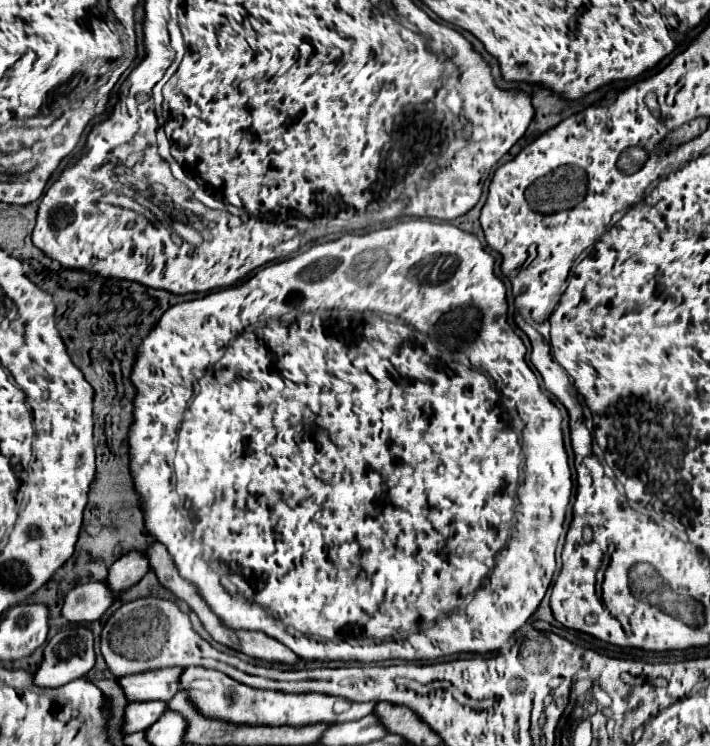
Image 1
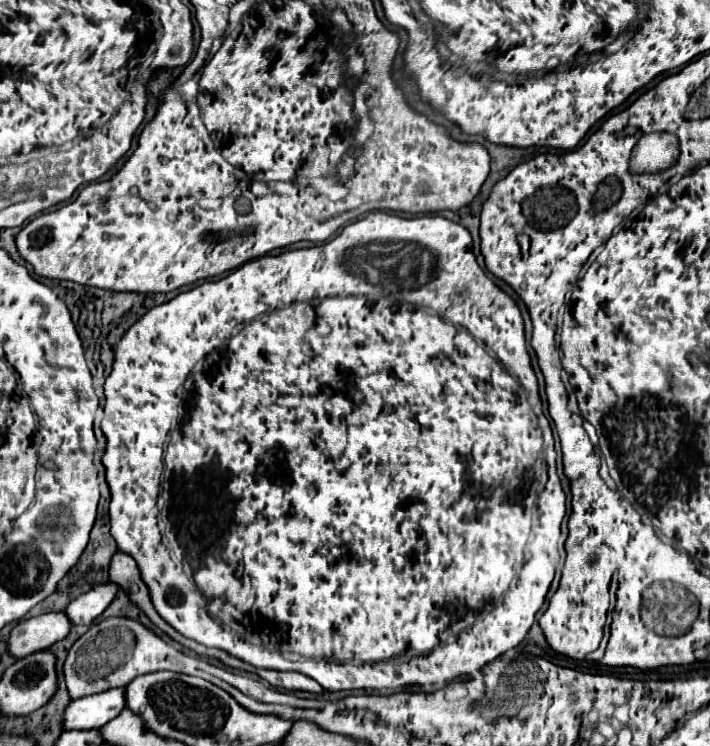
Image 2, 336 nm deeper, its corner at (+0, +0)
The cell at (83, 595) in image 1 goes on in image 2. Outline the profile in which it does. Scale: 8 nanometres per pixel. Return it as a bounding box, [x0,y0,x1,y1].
[8,612,72,658]

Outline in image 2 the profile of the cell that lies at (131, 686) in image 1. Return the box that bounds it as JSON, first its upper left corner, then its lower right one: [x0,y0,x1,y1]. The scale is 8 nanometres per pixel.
[64,688,126,730]

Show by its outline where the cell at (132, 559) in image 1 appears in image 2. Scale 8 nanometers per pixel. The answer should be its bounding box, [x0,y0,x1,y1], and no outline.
[66,582,118,624]

